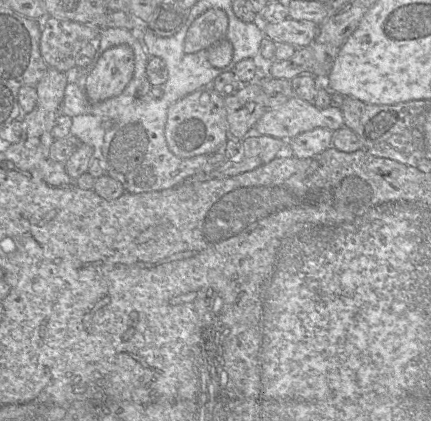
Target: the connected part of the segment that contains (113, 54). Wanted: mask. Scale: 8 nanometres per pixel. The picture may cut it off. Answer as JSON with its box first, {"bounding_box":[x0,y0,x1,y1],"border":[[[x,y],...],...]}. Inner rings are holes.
{"bounding_box":[83,44,135,103],"border":[[[125,44],[109,48],[97,57],[83,80],[91,103],[120,95],[131,81],[135,69],[133,49]]]}

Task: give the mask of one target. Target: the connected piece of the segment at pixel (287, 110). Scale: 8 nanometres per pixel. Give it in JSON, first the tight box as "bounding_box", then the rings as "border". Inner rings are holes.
{"bounding_box":[253,95,344,140],"border":[[[293,95],[283,105],[267,109],[253,129],[261,135],[289,140],[315,128],[337,131],[344,125],[341,109],[331,106],[319,109],[313,102]]]}

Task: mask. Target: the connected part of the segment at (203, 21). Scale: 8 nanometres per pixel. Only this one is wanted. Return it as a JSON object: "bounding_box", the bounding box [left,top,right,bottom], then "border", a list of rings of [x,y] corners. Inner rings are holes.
{"bounding_box":[184,8,228,53],"border":[[[211,8],[199,15],[188,28],[184,40],[185,53],[196,53],[226,39],[228,16],[219,8]]]}

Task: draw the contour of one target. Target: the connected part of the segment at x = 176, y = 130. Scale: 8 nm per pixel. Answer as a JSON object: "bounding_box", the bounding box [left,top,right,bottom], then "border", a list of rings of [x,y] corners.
{"bounding_box":[164,85,229,158],"border":[[[210,85],[186,95],[169,107],[164,134],[168,148],[174,155],[190,158],[222,151],[229,139],[224,98]]]}

